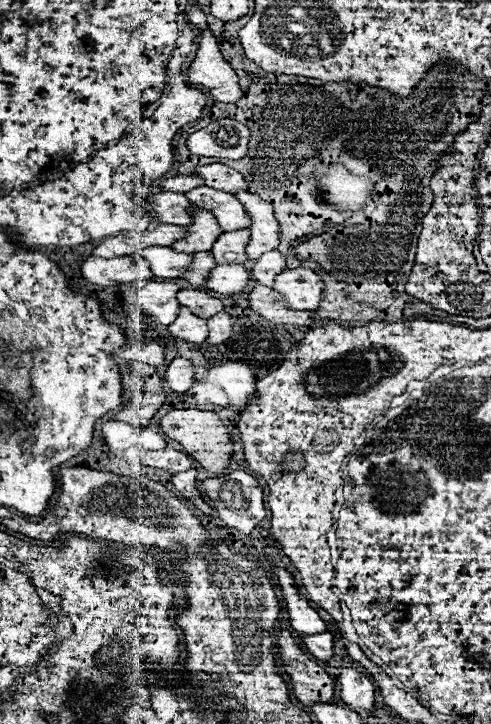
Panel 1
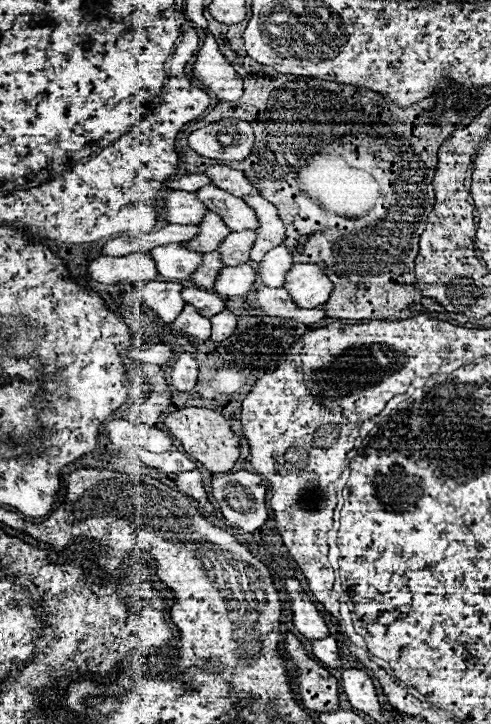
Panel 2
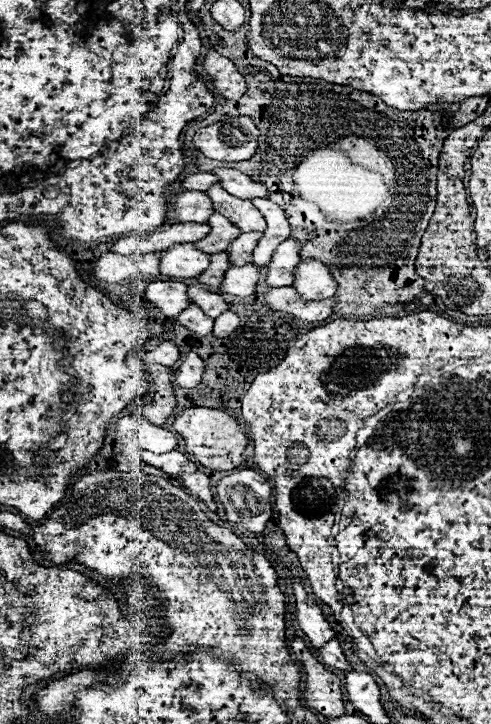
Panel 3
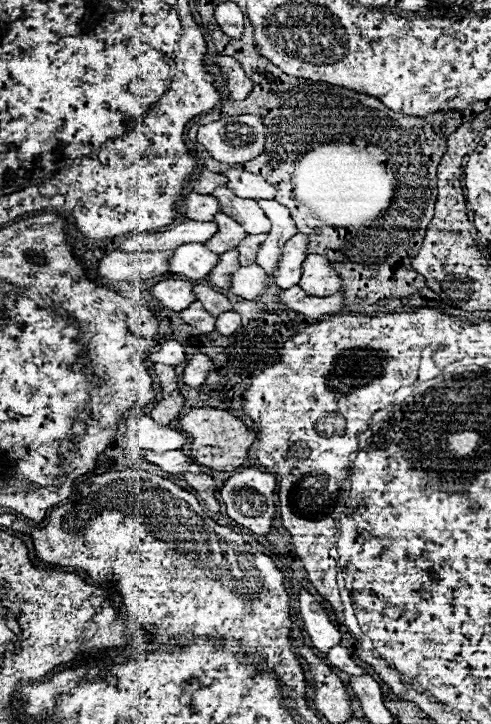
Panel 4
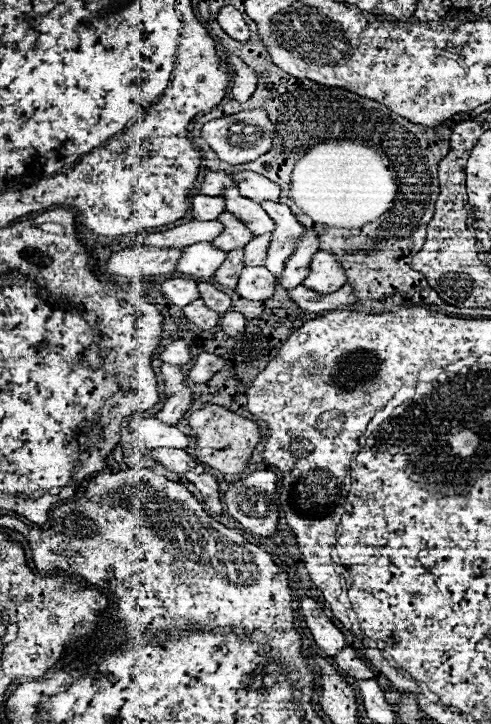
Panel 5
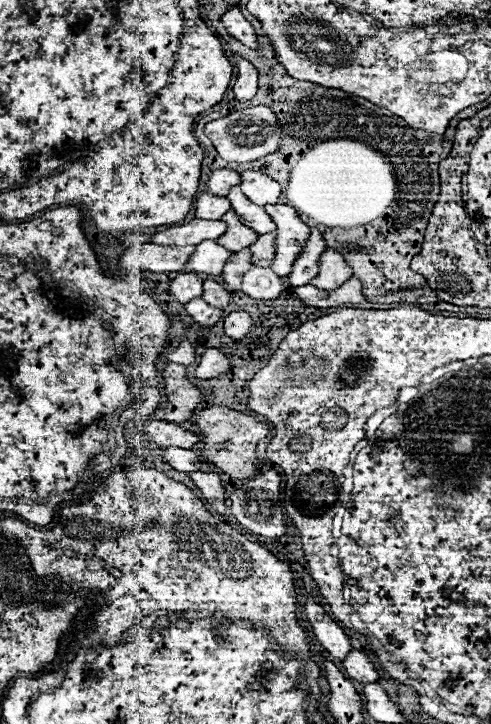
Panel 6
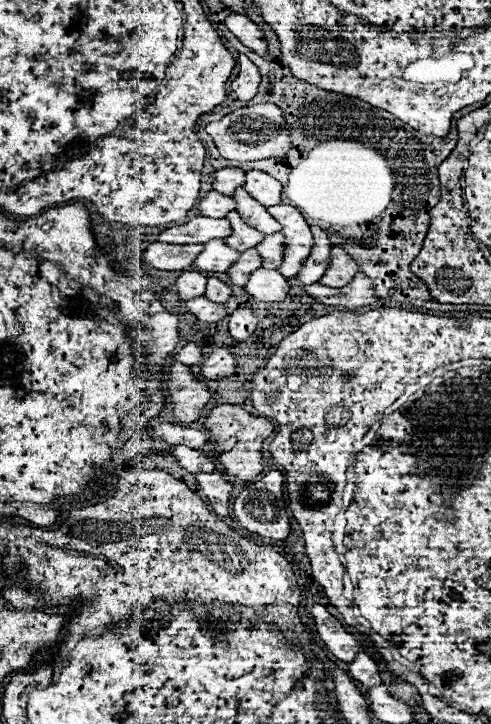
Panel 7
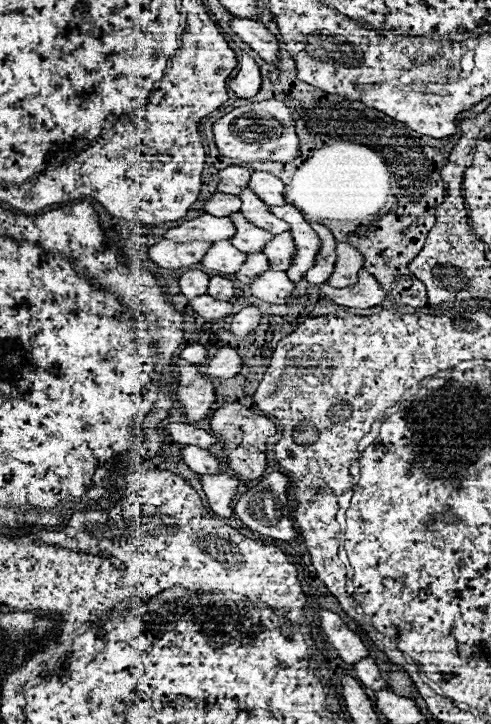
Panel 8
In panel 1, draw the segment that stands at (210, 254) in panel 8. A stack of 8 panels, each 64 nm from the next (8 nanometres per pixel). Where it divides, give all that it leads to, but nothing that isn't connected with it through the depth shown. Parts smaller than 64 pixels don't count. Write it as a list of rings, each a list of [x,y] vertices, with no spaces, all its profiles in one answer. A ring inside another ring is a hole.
[[[172,246],[166,248],[144,248],[140,252],[148,262],[158,278],[182,278],[186,268],[192,264],[194,254],[176,252]]]

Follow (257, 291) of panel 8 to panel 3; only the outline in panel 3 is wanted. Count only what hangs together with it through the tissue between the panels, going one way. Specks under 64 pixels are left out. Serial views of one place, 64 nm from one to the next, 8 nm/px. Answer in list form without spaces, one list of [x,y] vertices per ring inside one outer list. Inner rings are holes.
[[[254,264],[232,266],[224,276],[222,292],[232,294],[232,296],[240,296],[240,298],[248,298],[256,292],[258,282],[260,282],[258,266],[254,266]]]

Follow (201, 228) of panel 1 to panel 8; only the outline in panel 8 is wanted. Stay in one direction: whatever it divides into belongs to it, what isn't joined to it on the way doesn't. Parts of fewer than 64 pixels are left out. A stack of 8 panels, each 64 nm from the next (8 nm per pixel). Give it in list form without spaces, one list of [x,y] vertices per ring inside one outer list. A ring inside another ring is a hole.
[[[240,212],[232,214],[232,222],[236,224],[236,236],[230,240],[240,252],[246,254],[256,254],[264,250],[264,244],[272,240],[270,232],[264,232],[262,228],[256,228],[254,224],[248,224]]]

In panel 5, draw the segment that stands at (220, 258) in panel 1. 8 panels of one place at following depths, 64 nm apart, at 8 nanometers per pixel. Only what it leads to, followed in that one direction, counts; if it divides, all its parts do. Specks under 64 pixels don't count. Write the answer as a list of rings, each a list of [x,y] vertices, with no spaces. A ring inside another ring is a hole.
[[[264,234],[264,236],[254,236],[246,246],[244,246],[244,264],[248,266],[260,266],[264,264],[264,256],[268,250],[268,240],[272,238],[272,234]]]

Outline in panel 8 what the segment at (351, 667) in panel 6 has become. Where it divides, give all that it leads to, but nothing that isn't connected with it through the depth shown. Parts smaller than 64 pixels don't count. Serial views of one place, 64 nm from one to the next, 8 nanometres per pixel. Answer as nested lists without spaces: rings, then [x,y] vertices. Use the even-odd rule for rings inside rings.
[[[364,658],[360,660],[358,664],[354,664],[354,672],[356,672],[356,678],[370,690],[384,690],[388,686],[388,682],[380,676],[380,670],[376,666],[376,662],[372,658]]]

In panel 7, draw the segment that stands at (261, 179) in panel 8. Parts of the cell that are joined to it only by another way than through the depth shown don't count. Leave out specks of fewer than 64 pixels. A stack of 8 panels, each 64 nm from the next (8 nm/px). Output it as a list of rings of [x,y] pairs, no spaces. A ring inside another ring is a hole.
[[[250,170],[246,172],[246,184],[244,188],[264,206],[272,206],[272,204],[280,204],[280,192],[282,192],[282,184],[272,178],[270,174],[262,172],[262,170]]]

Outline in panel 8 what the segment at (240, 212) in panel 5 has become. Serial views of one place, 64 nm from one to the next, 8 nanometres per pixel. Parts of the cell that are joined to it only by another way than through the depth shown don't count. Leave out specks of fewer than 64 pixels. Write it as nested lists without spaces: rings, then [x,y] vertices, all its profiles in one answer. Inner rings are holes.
[[[244,188],[244,192],[240,194],[242,198],[242,214],[252,222],[256,224],[258,228],[264,228],[272,234],[280,234],[280,232],[288,232],[288,224],[284,224],[284,220],[280,220],[278,216],[272,216],[272,212],[268,212],[268,204],[264,204],[256,192],[252,192],[250,188]]]

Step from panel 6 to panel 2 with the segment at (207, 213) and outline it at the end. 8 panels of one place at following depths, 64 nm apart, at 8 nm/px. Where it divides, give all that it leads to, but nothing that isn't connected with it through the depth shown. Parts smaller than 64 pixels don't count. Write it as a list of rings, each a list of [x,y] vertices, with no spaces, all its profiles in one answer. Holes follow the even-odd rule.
[[[168,190],[160,208],[170,224],[200,224],[204,212],[208,212],[206,204],[196,196],[196,192]]]

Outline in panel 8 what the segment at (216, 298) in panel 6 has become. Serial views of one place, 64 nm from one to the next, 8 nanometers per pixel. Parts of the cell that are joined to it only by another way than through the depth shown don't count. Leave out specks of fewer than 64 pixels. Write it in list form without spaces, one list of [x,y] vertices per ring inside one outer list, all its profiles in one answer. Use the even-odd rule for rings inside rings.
[[[212,276],[210,278],[210,284],[208,284],[208,294],[218,298],[218,300],[230,300],[234,296],[236,288],[234,288],[234,282],[228,280],[228,278],[222,278],[222,276]]]

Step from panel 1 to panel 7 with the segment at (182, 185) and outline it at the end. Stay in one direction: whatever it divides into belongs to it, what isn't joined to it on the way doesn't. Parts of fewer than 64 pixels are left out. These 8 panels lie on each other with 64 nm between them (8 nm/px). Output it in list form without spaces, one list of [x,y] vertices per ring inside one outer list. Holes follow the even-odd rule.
[[[222,168],[216,172],[216,182],[214,182],[214,190],[226,196],[232,196],[232,192],[240,186],[244,186],[246,182],[246,172],[240,168]]]

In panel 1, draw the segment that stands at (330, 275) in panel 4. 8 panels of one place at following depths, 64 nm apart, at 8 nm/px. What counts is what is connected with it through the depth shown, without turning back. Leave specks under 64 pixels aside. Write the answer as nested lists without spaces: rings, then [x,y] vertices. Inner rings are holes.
[[[310,268],[284,270],[274,284],[274,290],[280,292],[294,310],[316,310],[324,298],[324,288],[322,278]]]

